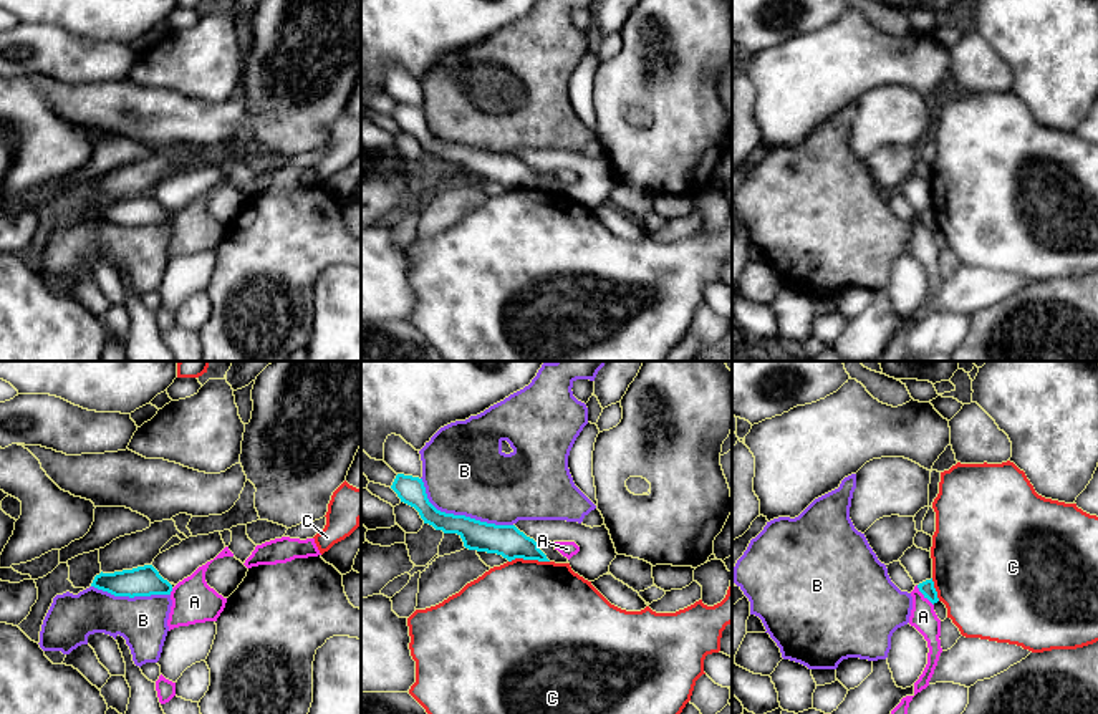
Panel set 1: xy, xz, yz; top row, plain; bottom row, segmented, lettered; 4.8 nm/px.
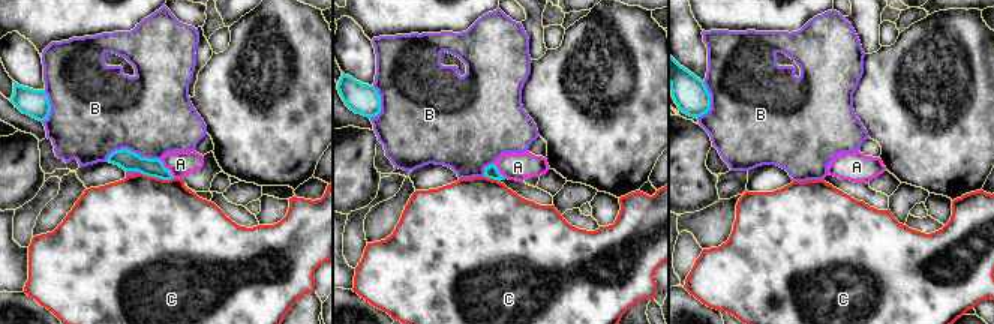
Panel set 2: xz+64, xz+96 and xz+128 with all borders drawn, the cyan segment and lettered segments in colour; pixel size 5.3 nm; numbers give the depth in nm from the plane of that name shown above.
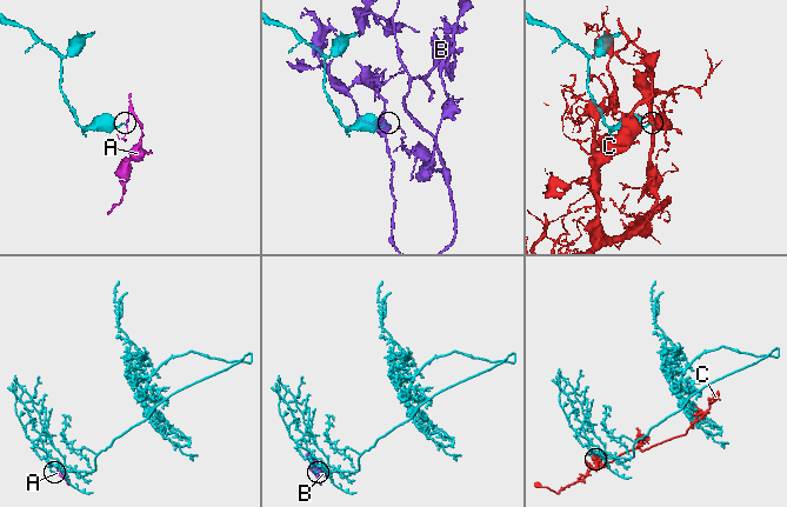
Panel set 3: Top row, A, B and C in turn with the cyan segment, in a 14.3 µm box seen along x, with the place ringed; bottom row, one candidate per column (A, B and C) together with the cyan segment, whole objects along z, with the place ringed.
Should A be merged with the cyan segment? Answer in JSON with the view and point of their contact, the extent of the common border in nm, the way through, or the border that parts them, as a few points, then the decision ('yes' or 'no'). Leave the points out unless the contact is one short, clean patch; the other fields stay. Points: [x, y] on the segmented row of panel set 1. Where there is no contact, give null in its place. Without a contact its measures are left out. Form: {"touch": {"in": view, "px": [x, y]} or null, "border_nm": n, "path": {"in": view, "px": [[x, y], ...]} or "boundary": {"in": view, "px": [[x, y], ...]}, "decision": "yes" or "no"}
{"touch": {"in": "yz", "px": [923, 593]}, "border_nm": 130, "boundary": {"in": "yz", "px": [[916, 585], [933, 605]]}, "decision": "no"}

